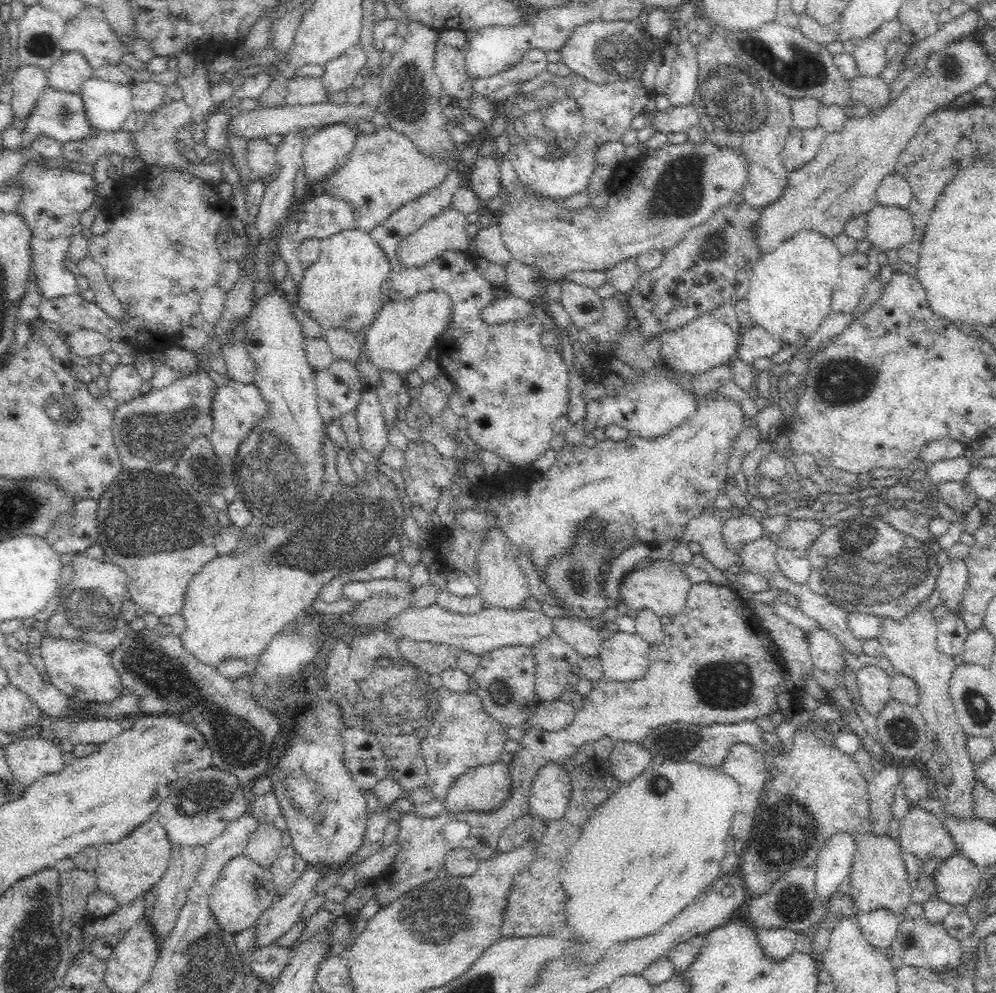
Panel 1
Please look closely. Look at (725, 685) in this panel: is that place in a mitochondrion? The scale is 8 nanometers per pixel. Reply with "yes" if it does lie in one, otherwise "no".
yes

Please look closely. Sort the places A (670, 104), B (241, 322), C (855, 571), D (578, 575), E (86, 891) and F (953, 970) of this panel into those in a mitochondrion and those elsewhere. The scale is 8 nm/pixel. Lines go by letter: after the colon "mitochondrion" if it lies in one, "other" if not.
A: other
B: other
C: mitochondrion
D: mitochondrion
E: other
F: other

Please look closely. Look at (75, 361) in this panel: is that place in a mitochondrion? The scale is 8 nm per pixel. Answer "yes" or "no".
no

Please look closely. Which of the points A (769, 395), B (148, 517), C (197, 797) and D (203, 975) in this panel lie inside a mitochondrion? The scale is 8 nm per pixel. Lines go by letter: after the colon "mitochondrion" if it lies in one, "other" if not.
A: other
B: mitochondrion
C: mitochondrion
D: mitochondrion

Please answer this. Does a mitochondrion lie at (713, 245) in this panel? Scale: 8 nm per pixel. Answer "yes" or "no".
yes

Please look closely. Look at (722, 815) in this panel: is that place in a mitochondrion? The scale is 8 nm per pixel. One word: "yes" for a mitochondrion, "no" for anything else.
no

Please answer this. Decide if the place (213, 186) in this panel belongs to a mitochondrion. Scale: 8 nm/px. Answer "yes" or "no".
no

